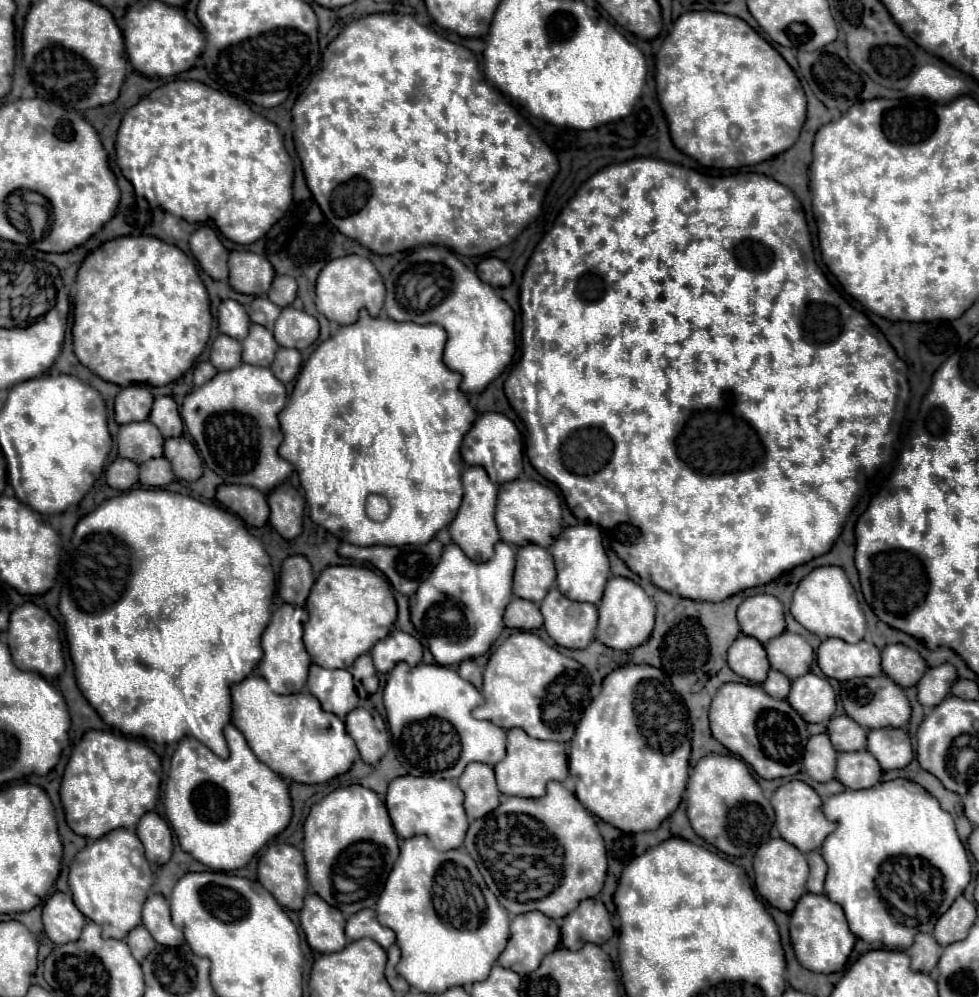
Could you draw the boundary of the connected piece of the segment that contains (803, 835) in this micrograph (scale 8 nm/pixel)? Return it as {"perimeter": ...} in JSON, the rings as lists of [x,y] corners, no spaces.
{"perimeter":[[[792,780],[784,786],[780,786],[774,796],[772,796],[772,808],[776,812],[776,828],[780,832],[780,836],[794,844],[800,852],[810,852],[810,850],[818,850],[820,844],[824,842],[824,838],[836,828],[836,824],[828,822],[826,816],[822,814],[822,800],[820,796],[802,780]]]}

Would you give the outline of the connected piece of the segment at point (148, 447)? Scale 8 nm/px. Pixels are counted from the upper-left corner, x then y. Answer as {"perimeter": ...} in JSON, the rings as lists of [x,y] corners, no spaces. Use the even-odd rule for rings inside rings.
{"perimeter":[[[150,420],[120,426],[116,440],[118,440],[118,454],[122,458],[134,460],[136,464],[162,456],[164,438],[158,432],[158,428],[150,424]]]}

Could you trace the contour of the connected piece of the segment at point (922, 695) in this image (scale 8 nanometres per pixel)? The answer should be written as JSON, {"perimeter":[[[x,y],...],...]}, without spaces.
{"perimeter":[[[940,664],[936,668],[928,668],[922,680],[918,682],[918,702],[926,708],[940,704],[950,694],[950,688],[956,680],[958,676],[952,664]]]}

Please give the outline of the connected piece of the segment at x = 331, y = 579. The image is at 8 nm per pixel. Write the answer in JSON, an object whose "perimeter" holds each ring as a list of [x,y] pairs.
{"perimeter":[[[328,566],[306,600],[310,620],[304,624],[304,644],[312,662],[322,668],[350,668],[374,642],[390,632],[396,620],[396,600],[390,584],[372,570],[354,566]]]}

